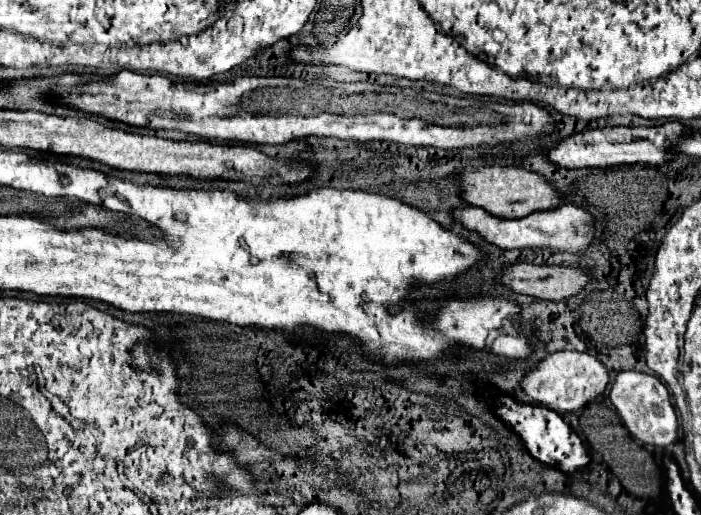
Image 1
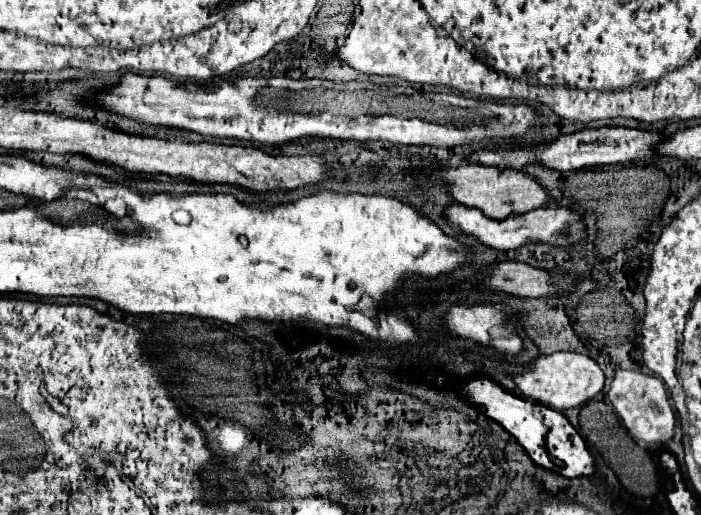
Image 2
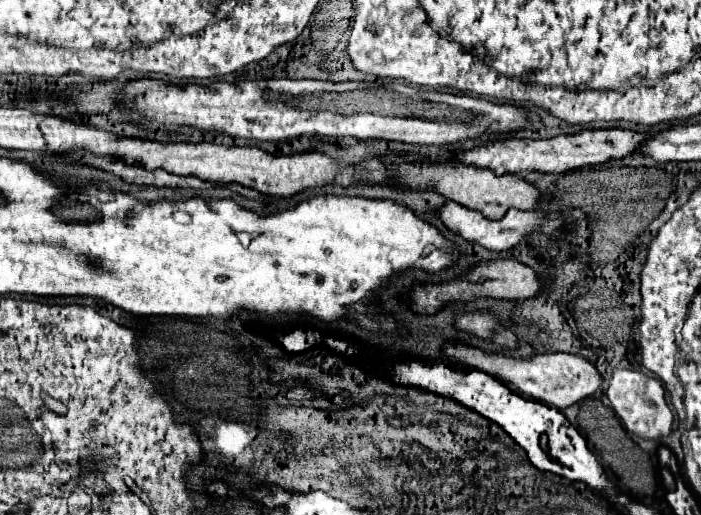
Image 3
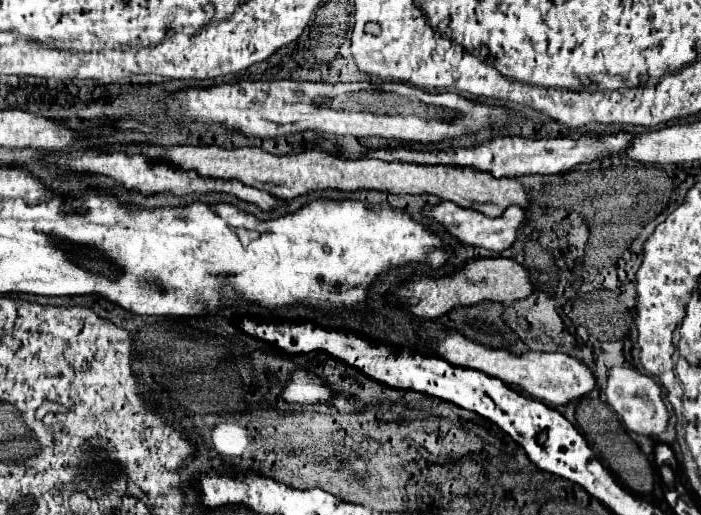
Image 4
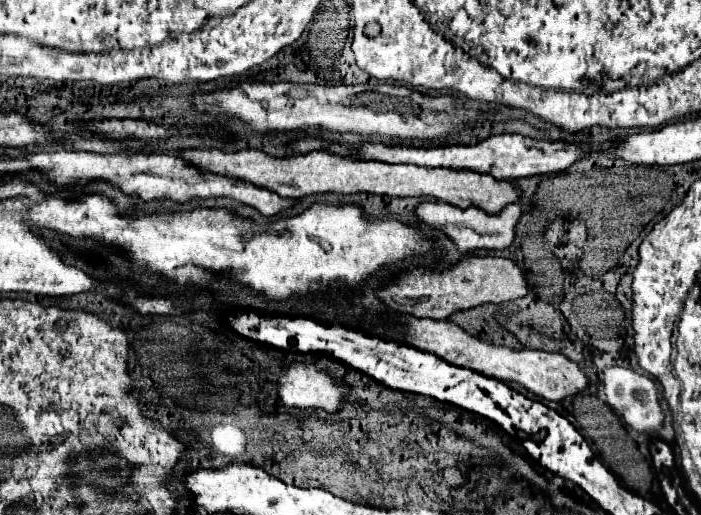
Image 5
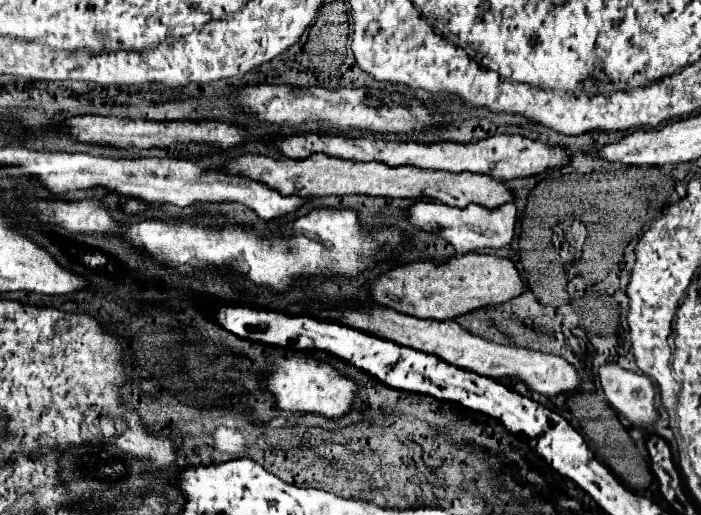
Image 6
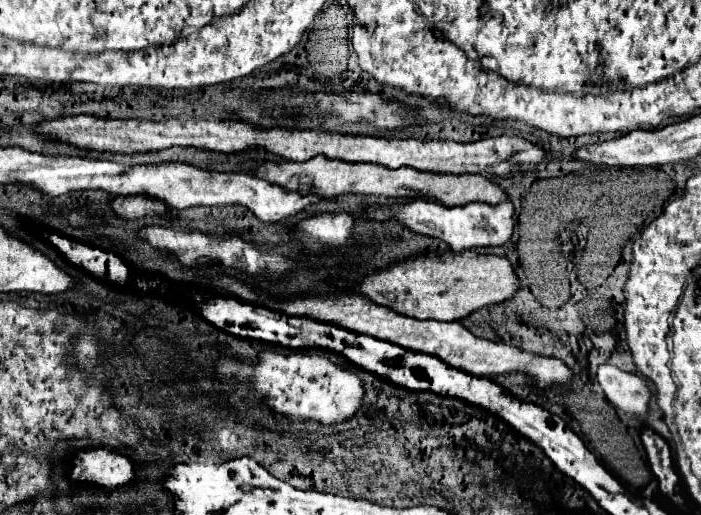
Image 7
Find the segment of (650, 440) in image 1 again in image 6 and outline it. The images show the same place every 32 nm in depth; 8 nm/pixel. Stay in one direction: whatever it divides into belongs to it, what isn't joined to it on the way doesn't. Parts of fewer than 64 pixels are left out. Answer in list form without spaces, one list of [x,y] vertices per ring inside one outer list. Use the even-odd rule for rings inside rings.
[[[616,364],[602,366],[598,380],[606,400],[636,426],[652,426],[658,418],[654,410],[654,386],[644,374],[624,370]]]

